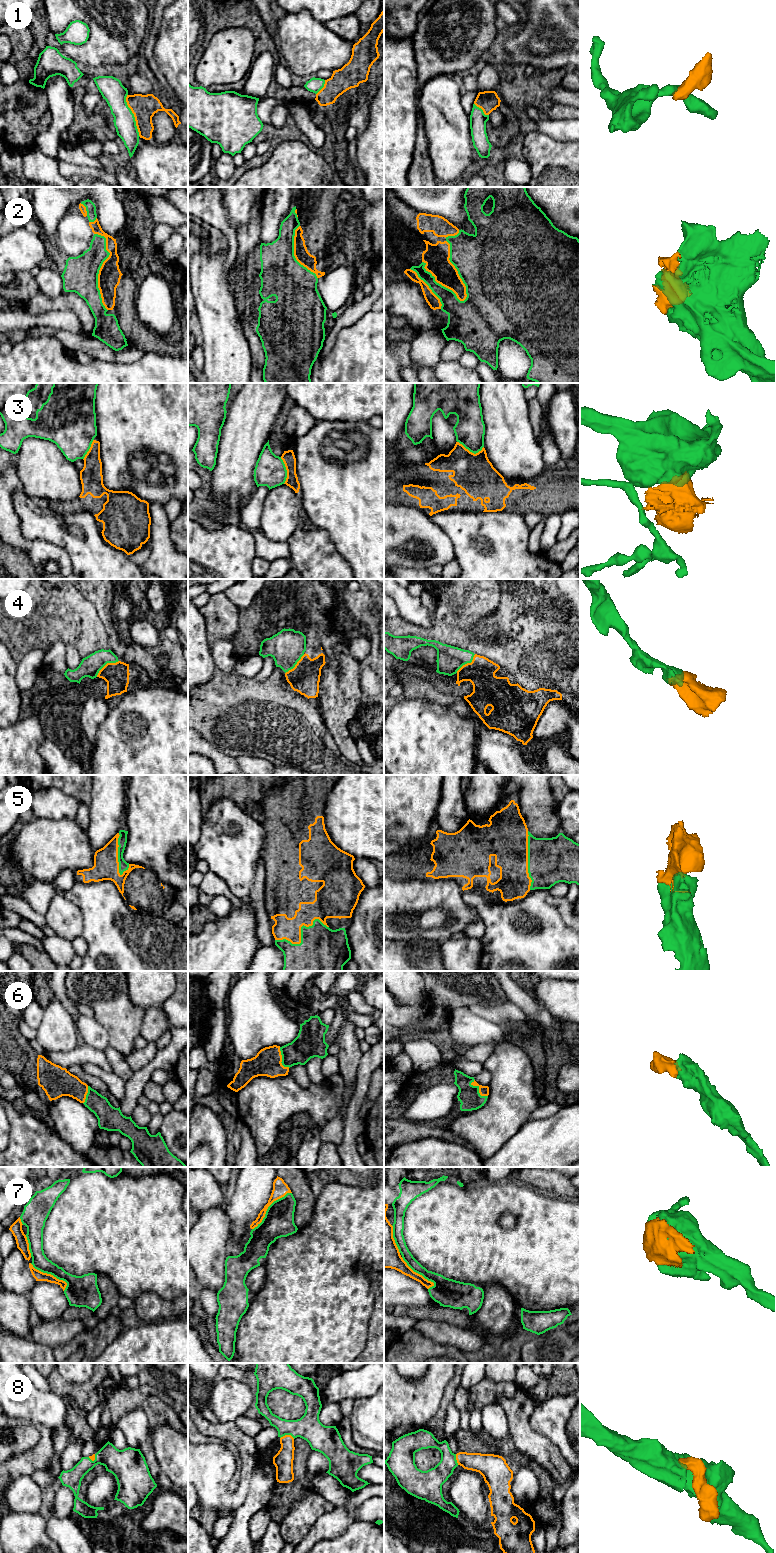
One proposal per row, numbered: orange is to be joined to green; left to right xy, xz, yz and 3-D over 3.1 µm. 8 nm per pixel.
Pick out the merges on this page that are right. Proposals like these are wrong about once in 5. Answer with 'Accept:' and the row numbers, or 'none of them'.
Accept: 2, 4, 5, 6, 7, 8

